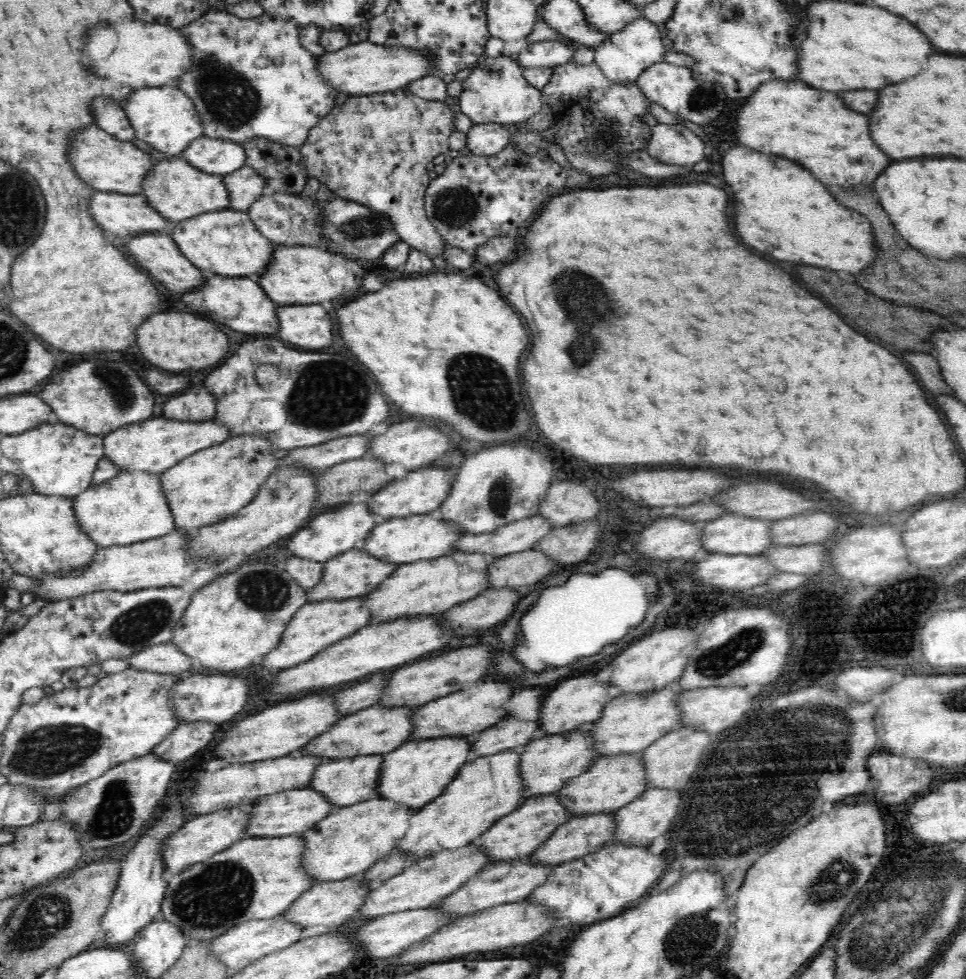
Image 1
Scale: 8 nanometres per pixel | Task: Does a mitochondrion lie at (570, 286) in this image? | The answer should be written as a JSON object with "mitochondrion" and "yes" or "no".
{"mitochondrion":"yes"}

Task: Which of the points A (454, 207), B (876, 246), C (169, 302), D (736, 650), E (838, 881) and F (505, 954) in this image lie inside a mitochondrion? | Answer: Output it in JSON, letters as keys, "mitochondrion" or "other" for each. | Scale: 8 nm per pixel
{"A":"mitochondrion","B":"other","C":"other","D":"mitochondrion","E":"mitochondrion","F":"other"}

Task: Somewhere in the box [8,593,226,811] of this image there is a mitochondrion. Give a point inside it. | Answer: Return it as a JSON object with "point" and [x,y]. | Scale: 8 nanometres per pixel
{"point":[54,750]}

